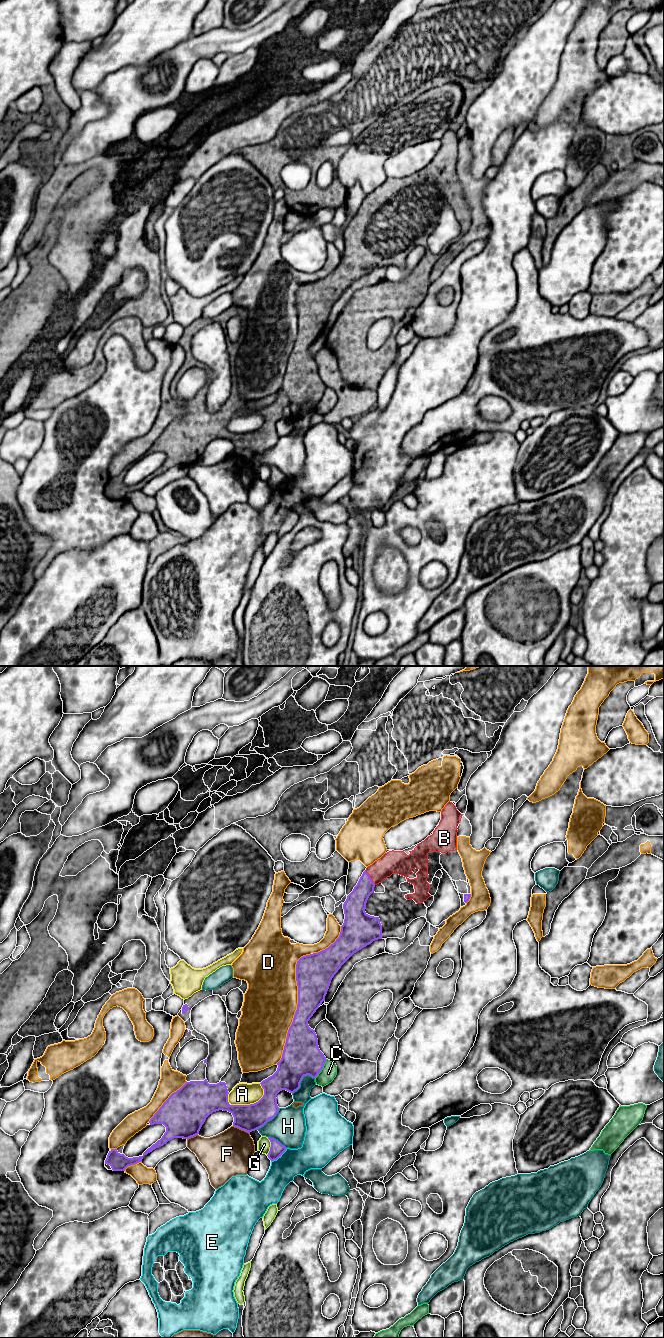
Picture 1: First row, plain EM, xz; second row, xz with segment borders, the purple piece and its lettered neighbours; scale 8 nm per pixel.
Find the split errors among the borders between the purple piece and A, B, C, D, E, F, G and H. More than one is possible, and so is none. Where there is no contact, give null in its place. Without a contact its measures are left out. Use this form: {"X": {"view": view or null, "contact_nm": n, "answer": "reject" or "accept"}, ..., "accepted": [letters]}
{"A": {"view": "xz", "contact_nm": 300, "answer": "reject"}, "B": {"view": "xz", "contact_nm": 150, "answer": "accept"}, "C": {"view": "xz", "contact_nm": 190, "answer": "reject"}, "D": {"view": "xz", "contact_nm": 950, "answer": "reject"}, "E": {"view": "xz", "contact_nm": 170, "answer": "reject"}, "F": {"view": "xz", "contact_nm": 150, "answer": "reject"}, "G": {"view": "xz", "contact_nm": 150, "answer": "reject"}, "H": {"view": "xz", "contact_nm": 240, "answer": "reject"}, "accepted": ["B"]}

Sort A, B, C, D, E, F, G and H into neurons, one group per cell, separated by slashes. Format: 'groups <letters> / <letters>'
groups A / B / C / D / E / F / G / H

